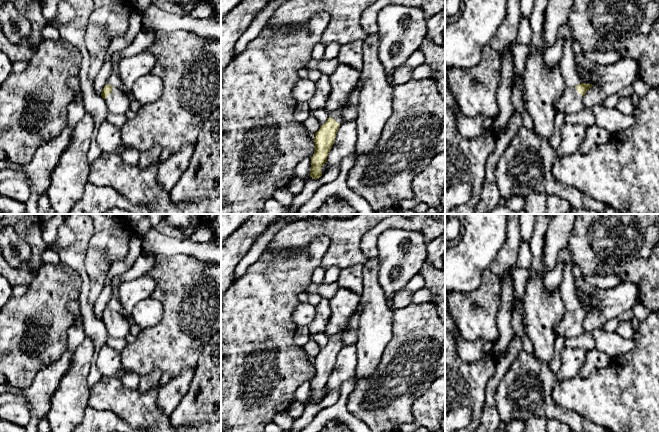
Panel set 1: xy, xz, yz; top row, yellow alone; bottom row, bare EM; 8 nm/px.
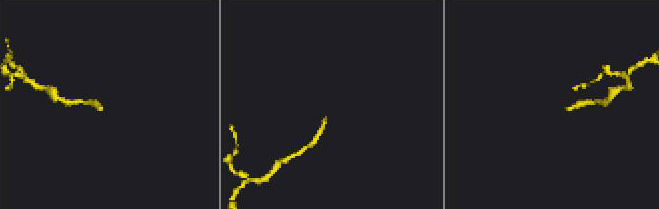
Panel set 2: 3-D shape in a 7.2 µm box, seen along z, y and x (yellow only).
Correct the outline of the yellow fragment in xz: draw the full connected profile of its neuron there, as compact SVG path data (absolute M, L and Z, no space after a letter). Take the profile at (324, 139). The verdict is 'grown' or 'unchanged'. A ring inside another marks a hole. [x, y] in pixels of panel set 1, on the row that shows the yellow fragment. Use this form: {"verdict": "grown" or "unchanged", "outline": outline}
{"verdict": "grown", "outline": "M361 78L349 95L345 104L336 111L330 112L327 121L321 125L320 129L315 133L314 143L315 151L311 158L310 176L315 180L322 176L321 168L326 163L328 154L335 142L337 131L344 122L342 114L349 107L356 103L357 95L360 92L364 81Z"}

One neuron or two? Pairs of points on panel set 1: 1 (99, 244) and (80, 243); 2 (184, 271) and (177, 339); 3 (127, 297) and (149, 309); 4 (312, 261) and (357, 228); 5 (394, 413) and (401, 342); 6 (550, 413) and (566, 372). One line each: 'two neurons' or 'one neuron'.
1: two neurons
2: one neuron
3: two neurons
4: two neurons
5: one neuron
6: two neurons

